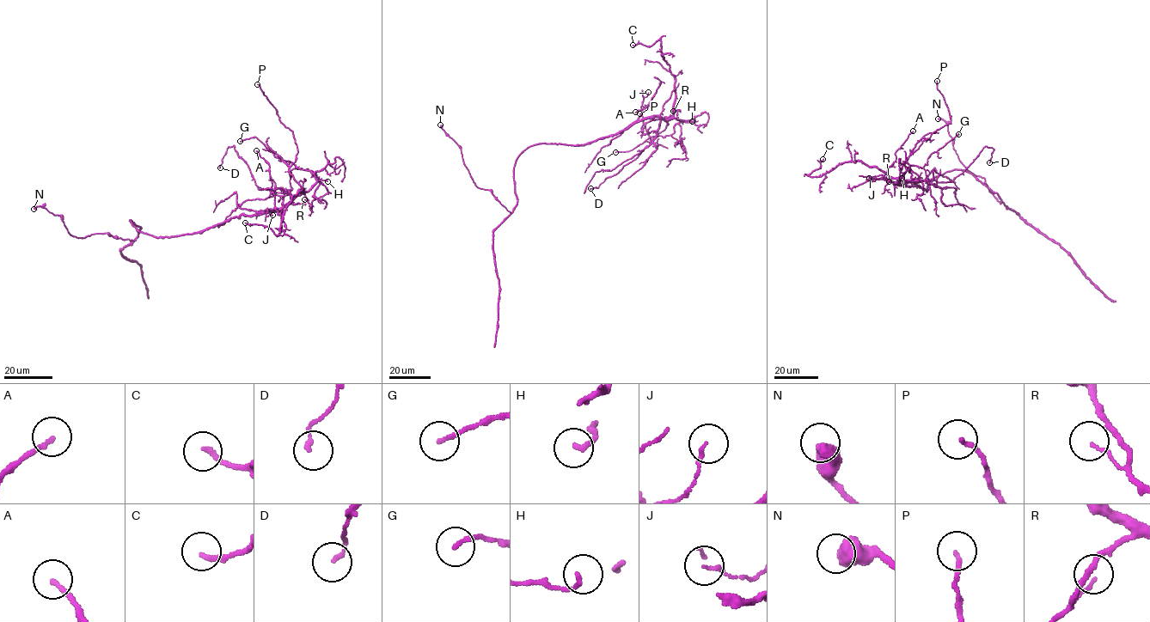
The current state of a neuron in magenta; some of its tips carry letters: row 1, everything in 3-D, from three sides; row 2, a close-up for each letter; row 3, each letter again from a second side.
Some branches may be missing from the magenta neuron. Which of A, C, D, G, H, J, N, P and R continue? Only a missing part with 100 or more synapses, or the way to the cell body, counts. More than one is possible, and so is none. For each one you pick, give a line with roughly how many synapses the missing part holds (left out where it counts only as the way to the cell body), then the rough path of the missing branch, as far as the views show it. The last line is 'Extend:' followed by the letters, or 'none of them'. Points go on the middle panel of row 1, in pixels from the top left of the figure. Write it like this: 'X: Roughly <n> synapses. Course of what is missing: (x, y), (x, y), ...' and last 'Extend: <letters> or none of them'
Extend: none of them

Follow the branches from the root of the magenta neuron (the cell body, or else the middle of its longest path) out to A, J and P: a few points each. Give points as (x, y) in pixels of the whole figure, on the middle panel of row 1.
A: (558, 143), (590, 143), (618, 134), (632, 125), (649, 104), (647, 108), (647, 105), (635, 112)
J: (558, 143), (590, 143), (628, 129), (642, 112), (644, 98), (648, 92)
P: (558, 143), (590, 143), (654, 117), (670, 117), (661, 118), (669, 124), (651, 141), (639, 113)

